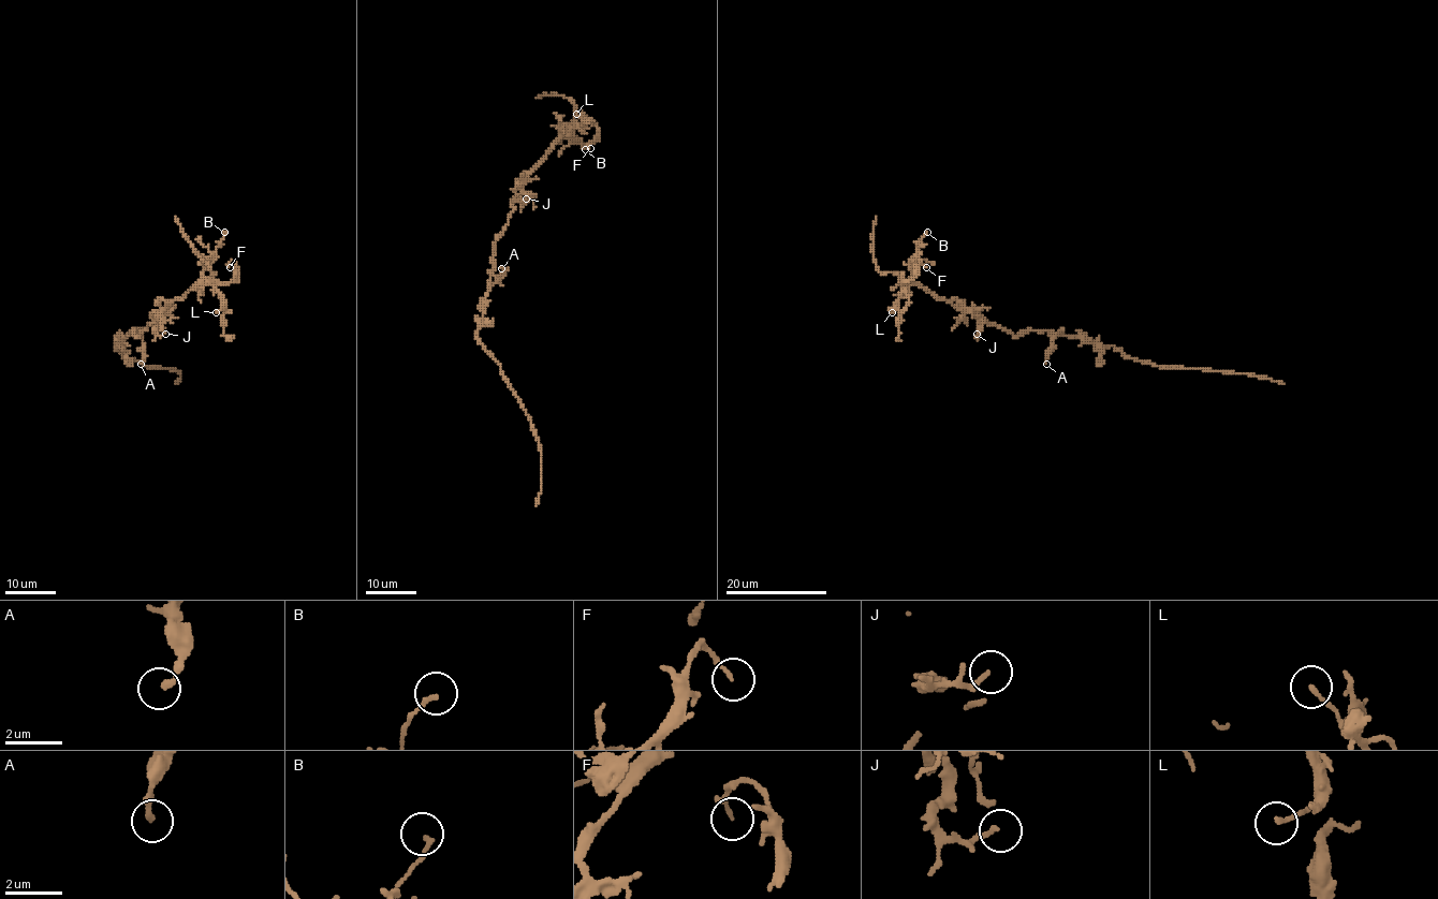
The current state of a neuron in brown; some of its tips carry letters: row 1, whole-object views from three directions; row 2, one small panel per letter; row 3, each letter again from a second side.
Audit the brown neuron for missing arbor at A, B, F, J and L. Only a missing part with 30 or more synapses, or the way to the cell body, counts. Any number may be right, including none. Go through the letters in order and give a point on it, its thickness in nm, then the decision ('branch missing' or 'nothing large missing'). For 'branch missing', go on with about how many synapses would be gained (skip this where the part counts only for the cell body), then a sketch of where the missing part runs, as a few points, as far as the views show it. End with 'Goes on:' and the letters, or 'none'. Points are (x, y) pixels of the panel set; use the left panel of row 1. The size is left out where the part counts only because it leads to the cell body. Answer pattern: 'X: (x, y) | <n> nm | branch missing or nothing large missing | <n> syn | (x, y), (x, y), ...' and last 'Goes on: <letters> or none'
A: (141, 364) | 200 nm | nothing large missing
B: (224, 232) | 150 nm | nothing large missing
F: (230, 267) | 120 nm | nothing large missing
J: (165, 334) | 160 nm | nothing large missing
L: (216, 312) | 140 nm | nothing large missing
Goes on: none

